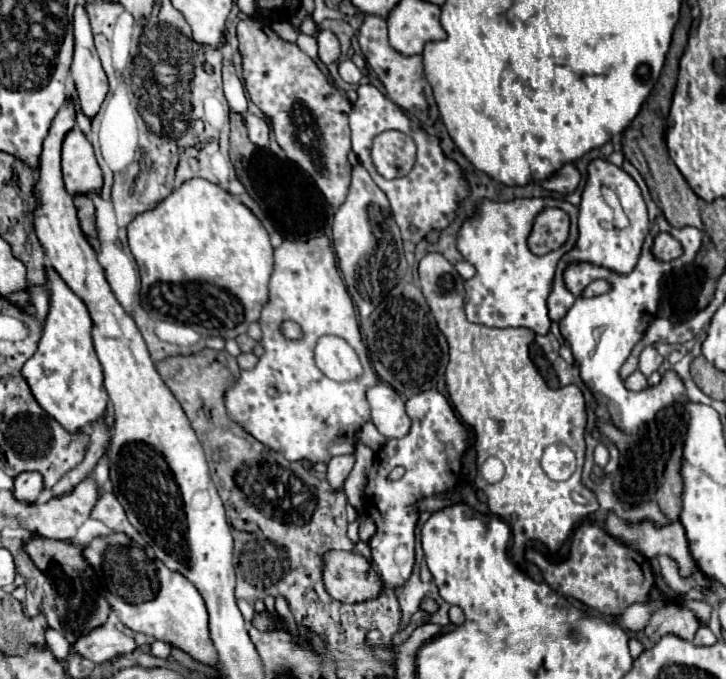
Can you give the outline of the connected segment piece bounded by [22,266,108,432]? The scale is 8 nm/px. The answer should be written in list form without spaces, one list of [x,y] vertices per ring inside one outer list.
[[[46,266],[44,272],[50,292],[50,312],[36,354],[22,366],[22,378],[28,382],[36,402],[68,432],[76,432],[106,412],[108,394],[104,388],[102,366],[92,346],[92,318],[86,304],[66,286],[52,266]]]

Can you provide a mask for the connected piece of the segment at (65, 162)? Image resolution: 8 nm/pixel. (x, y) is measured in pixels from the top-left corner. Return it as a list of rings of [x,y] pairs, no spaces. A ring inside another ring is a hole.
[[[74,126],[62,142],[62,174],[68,194],[88,194],[102,188],[102,170],[96,162],[90,140]]]

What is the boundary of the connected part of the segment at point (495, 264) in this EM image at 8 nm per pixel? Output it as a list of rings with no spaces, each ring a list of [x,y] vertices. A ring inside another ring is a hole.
[[[518,198],[510,202],[492,202],[482,200],[478,212],[472,218],[466,218],[458,232],[458,250],[476,268],[476,276],[464,282],[466,288],[466,316],[474,324],[484,326],[524,326],[536,334],[550,332],[550,318],[546,300],[552,292],[552,280],[558,260],[576,244],[578,228],[572,228],[572,236],[564,248],[554,250],[546,256],[536,256],[528,248],[528,236],[534,226],[536,214],[542,208],[556,206],[570,214],[572,226],[576,226],[578,208],[566,200],[554,198]]]

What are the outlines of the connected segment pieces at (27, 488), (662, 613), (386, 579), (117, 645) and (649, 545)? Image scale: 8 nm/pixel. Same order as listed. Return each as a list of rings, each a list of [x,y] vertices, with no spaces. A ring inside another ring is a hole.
[[[22,472],[14,478],[14,498],[22,500],[22,502],[36,502],[36,498],[40,496],[44,484],[42,484],[42,476],[38,472]]]
[[[658,604],[644,632],[652,642],[658,642],[666,634],[674,634],[682,640],[692,640],[698,628],[700,622],[692,610],[676,604]]]
[[[436,388],[412,396],[406,402],[406,412],[408,412],[408,416],[412,420],[412,428],[410,428],[408,436],[404,436],[400,440],[388,440],[376,452],[374,466],[372,466],[370,474],[368,474],[368,484],[366,484],[366,490],[364,490],[364,512],[374,520],[376,528],[378,528],[376,534],[370,538],[372,562],[374,562],[376,570],[378,570],[382,582],[392,590],[402,586],[412,574],[412,566],[414,566],[414,528],[416,528],[416,520],[418,520],[414,504],[420,498],[428,498],[428,496],[434,496],[438,492],[452,490],[458,484],[458,480],[460,480],[460,460],[462,460],[462,454],[464,454],[466,446],[468,446],[466,428],[458,422],[452,406],[448,404],[448,400]],[[396,466],[402,466],[406,472],[404,472],[404,476],[400,480],[390,482],[388,474]]]
[[[98,626],[90,634],[76,640],[76,652],[92,662],[106,662],[110,658],[130,654],[136,650],[136,640],[112,626]]]
[[[610,514],[606,522],[606,532],[632,550],[638,550],[646,558],[654,558],[660,554],[670,556],[672,560],[676,560],[682,578],[690,578],[696,572],[696,564],[688,550],[688,538],[680,522],[654,528],[650,522],[624,524],[620,518]]]

